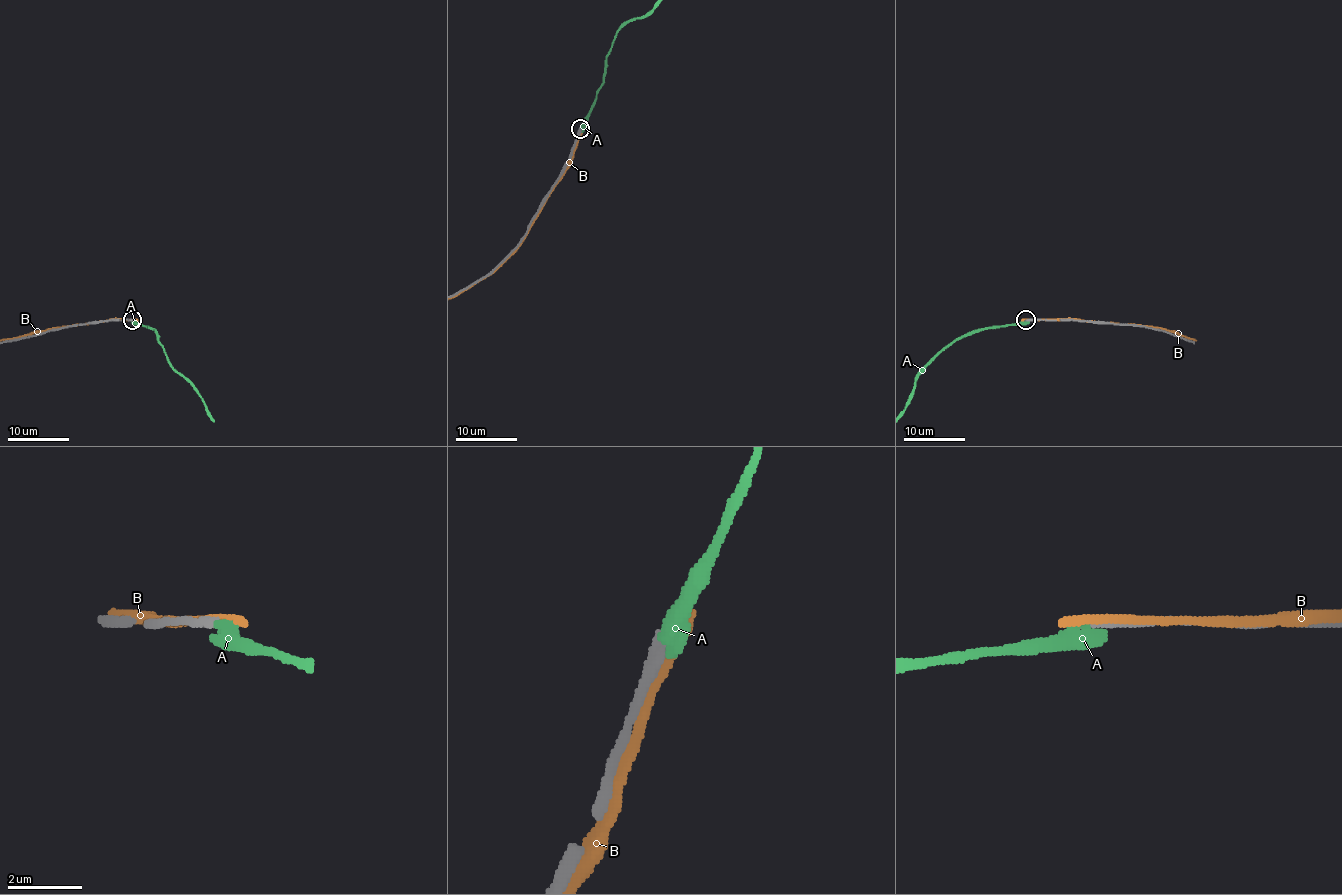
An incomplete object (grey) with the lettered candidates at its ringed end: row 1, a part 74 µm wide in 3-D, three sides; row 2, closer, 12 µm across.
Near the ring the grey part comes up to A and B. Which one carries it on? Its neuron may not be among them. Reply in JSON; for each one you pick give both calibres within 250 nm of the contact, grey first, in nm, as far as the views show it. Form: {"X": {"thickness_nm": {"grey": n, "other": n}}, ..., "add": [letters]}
{"add": []}

